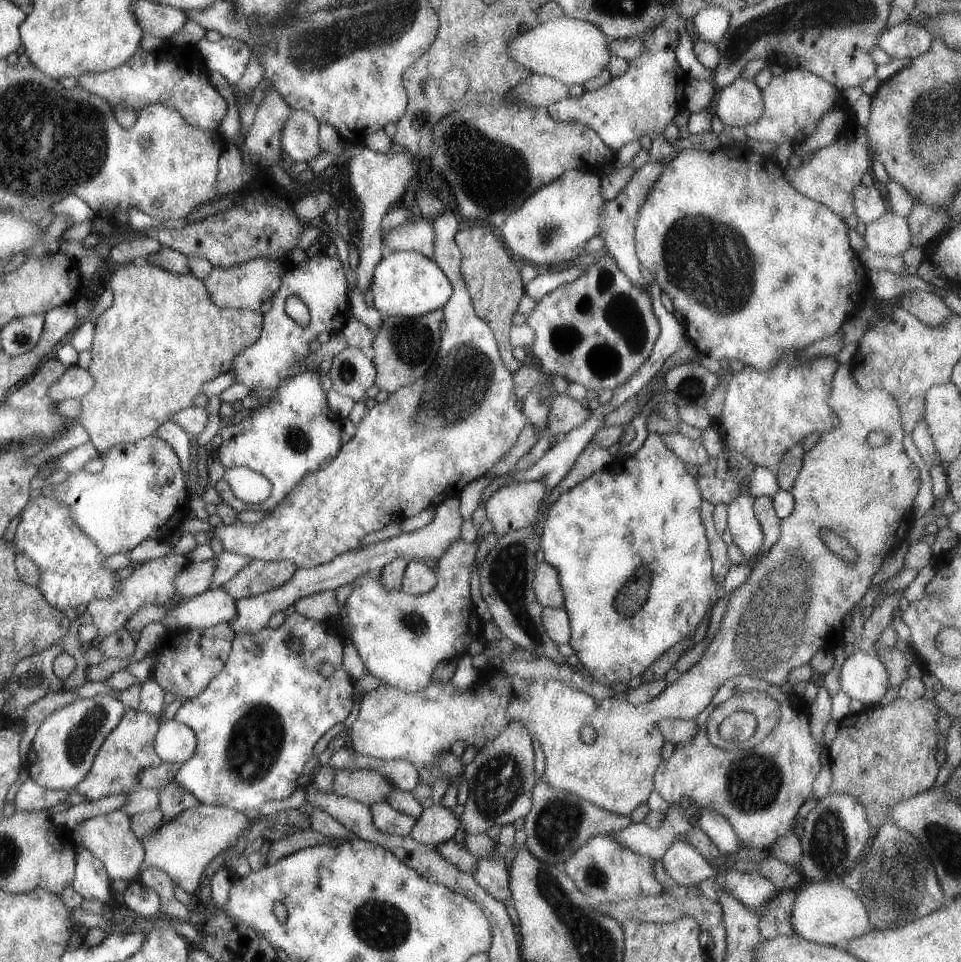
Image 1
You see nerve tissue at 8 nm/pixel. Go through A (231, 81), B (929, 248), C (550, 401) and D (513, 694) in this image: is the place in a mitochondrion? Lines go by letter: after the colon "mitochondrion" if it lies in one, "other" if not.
A: other
B: other
C: other
D: other

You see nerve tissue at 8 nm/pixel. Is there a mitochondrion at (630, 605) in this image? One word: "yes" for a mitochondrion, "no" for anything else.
yes

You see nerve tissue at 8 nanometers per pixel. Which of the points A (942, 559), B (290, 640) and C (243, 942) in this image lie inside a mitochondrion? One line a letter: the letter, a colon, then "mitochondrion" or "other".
A: other
B: other
C: other

